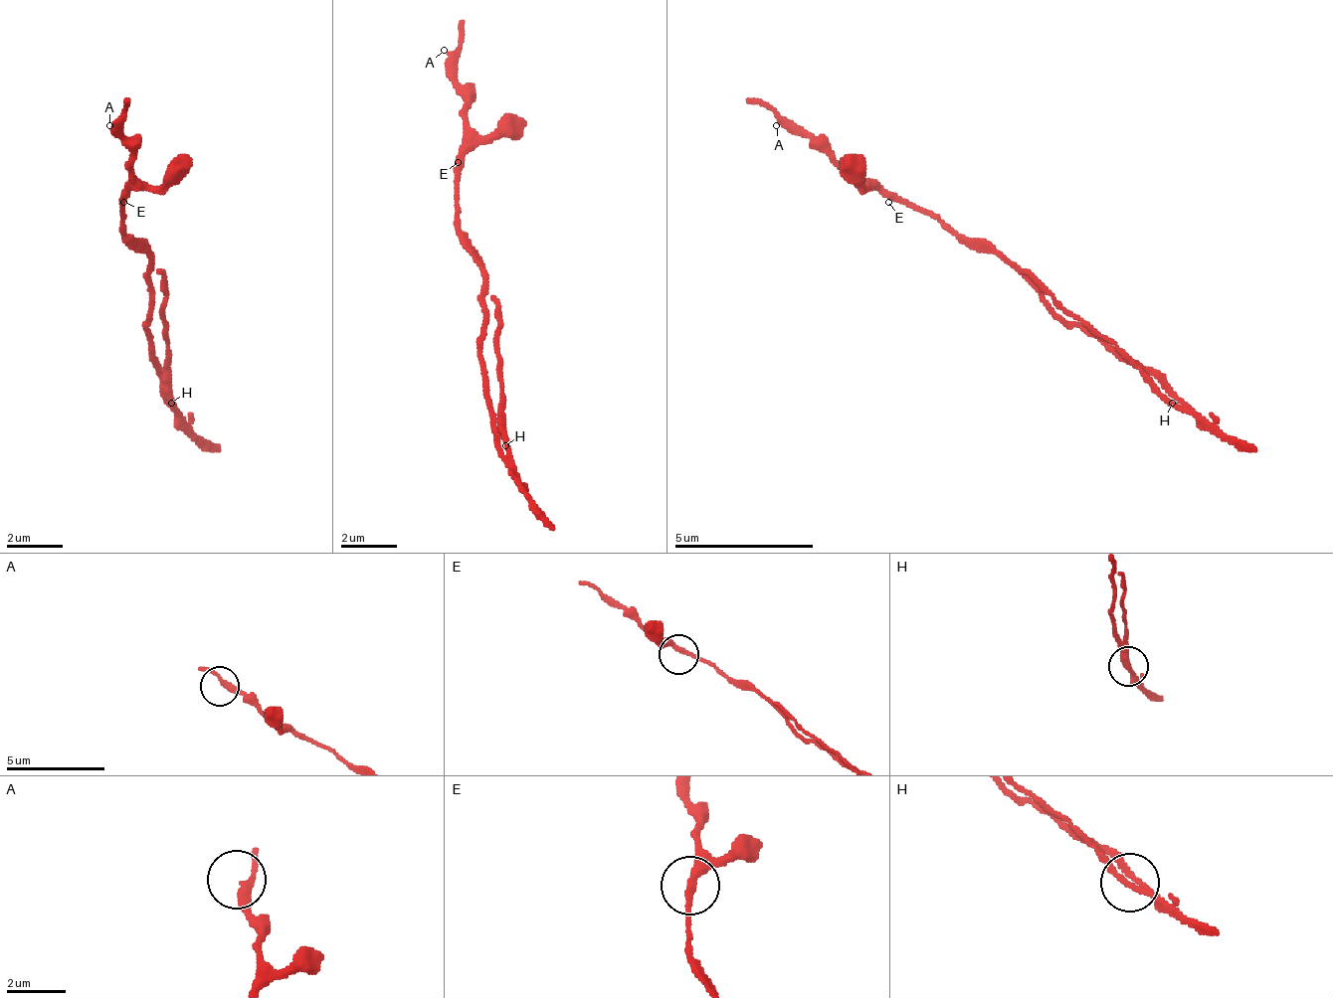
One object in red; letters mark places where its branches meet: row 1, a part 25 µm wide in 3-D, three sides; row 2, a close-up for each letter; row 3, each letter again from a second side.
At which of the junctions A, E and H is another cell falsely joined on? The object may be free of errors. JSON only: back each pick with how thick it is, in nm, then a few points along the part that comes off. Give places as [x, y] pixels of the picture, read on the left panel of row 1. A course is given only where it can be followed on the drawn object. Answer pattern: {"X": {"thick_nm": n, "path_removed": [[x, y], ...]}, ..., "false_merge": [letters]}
{"H": {"thick_nm": 240, "path_removed": [[173, 404], [158, 271]]}, "false_merge": ["H"]}

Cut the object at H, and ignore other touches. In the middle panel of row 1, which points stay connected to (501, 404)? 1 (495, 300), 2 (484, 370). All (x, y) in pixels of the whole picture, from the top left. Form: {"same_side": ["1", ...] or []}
{"same_side": ["1"]}

